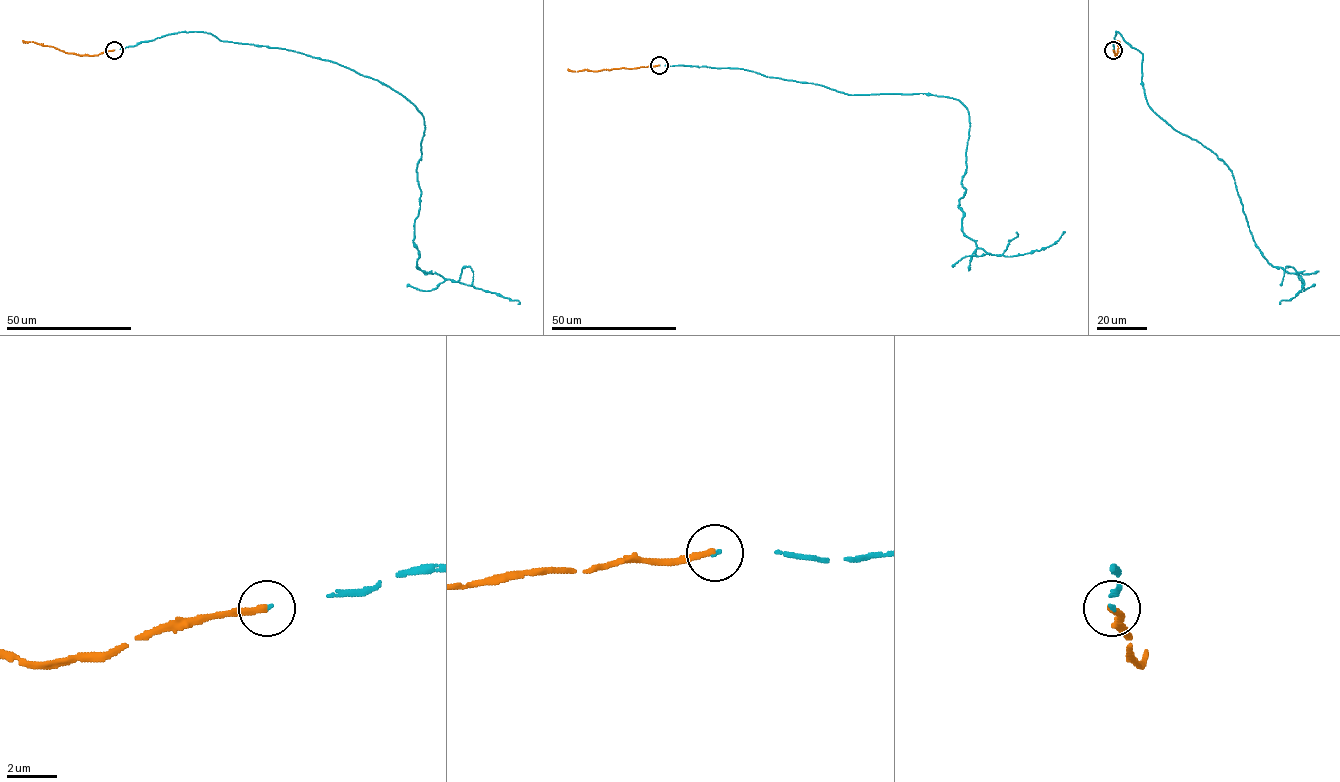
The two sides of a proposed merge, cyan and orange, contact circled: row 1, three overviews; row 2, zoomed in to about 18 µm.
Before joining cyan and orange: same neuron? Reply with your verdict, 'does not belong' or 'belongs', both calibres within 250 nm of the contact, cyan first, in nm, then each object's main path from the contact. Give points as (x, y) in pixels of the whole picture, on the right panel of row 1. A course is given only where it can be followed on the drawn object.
does not belong | 120/240 nm | cyan via (1113, 50), (1117, 31), (1143, 55), (1148, 105), (1221, 159), (1261, 254), (1302, 279), (1300, 291), (1279, 304) | orange via (1113, 50), (1116, 55), (1118, 40)

